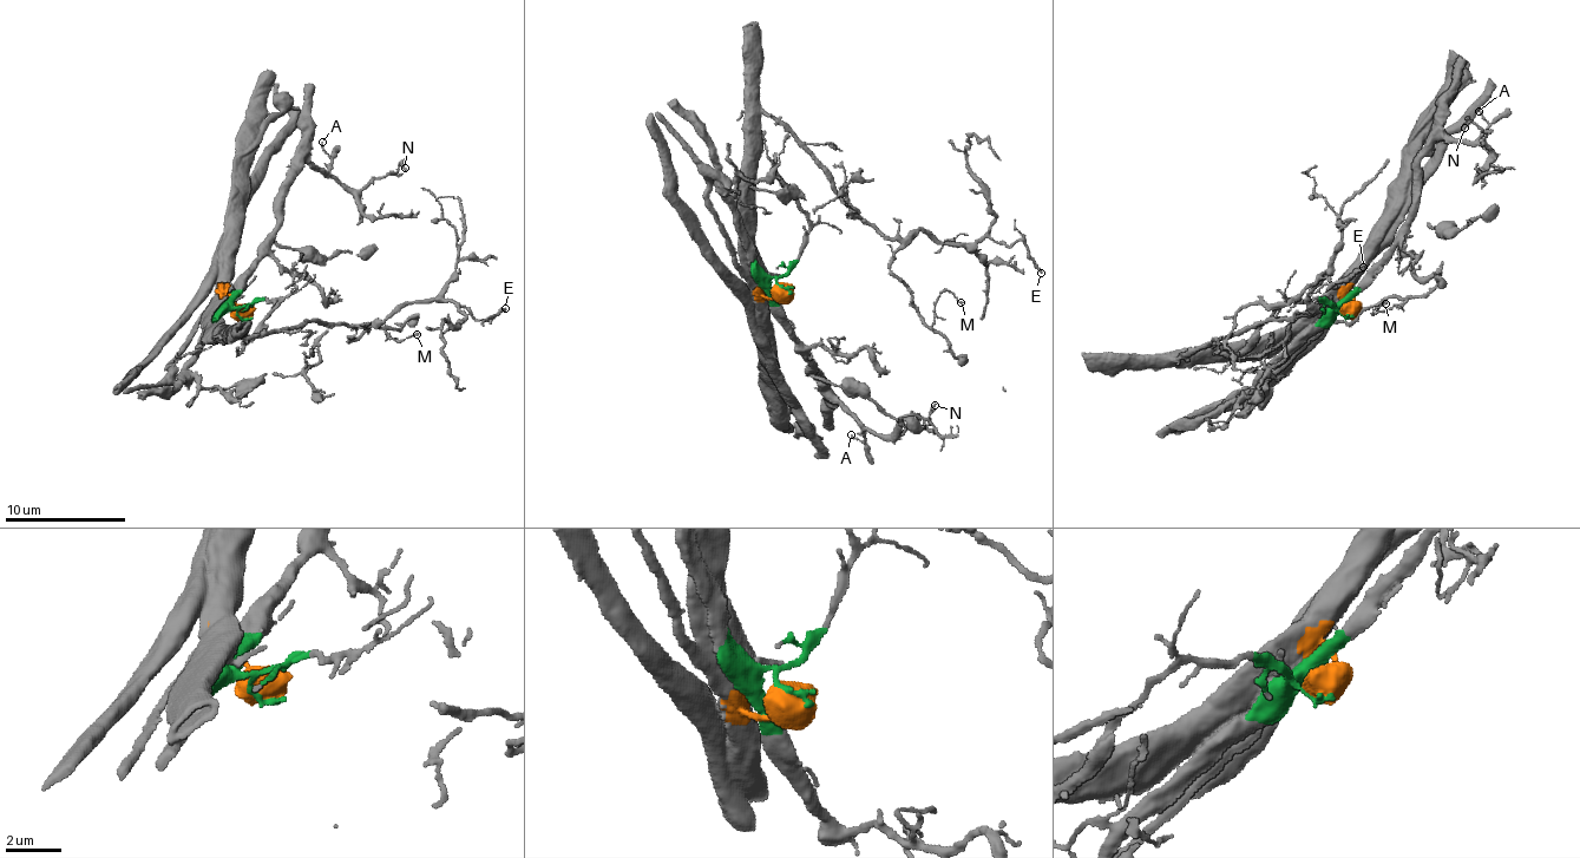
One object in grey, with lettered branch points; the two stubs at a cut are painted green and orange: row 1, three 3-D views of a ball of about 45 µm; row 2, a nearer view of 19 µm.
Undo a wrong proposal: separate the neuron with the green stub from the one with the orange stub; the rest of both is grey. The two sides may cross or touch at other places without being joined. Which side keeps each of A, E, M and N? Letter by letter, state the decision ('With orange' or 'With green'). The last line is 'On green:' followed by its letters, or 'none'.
A: With green
E: With orange
M: With orange
N: With green
On green: A, N

